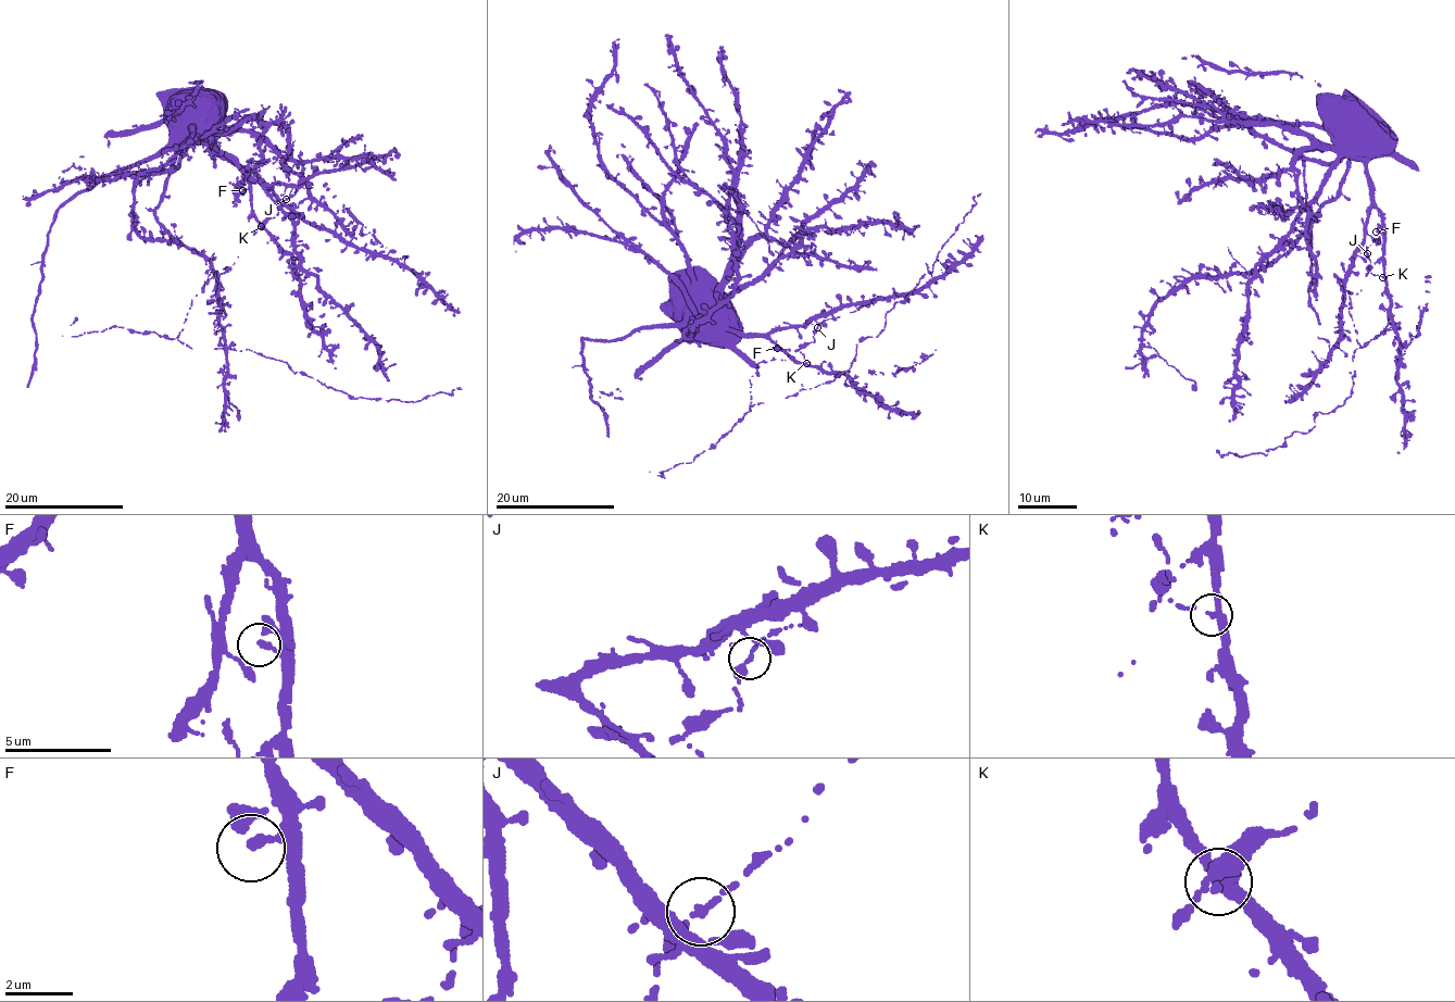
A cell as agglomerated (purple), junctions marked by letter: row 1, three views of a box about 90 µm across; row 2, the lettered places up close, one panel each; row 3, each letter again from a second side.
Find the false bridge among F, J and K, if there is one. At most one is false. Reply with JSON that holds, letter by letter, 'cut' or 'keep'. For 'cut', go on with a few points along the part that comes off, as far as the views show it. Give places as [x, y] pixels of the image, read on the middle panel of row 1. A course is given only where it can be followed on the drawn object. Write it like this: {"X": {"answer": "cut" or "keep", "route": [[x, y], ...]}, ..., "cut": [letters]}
{"F": {"answer": "keep"}, "J": {"answer": "keep"}, "K": {"answer": "keep"}, "cut": []}

